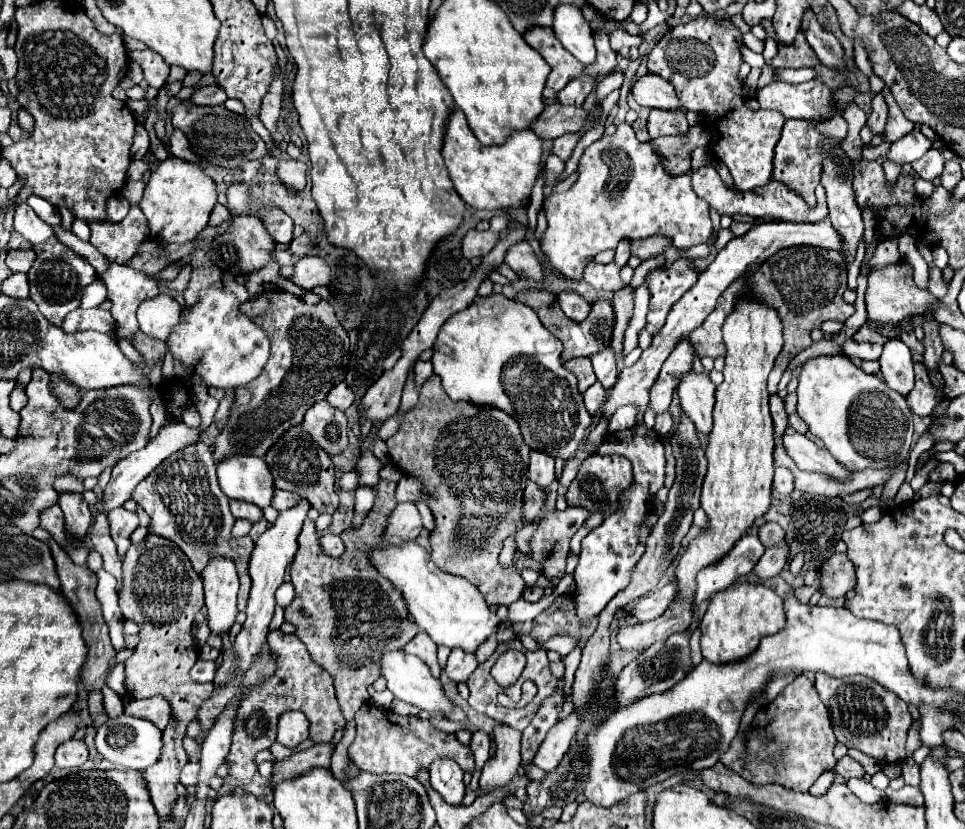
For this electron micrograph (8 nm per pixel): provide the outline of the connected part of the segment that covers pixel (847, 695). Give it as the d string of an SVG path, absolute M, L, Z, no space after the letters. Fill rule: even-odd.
M819 672L815 678L815 688L821 696L821 702L829 710L835 736L841 744L847 748L857 748L883 764L905 760L905 740L913 720L907 704L899 700L899 696L887 692L887 688L875 684L875 680L867 680L865 676L833 678Z

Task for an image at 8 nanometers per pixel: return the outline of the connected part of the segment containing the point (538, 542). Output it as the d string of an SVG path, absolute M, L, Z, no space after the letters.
M567 506L563 512L547 512L537 530L533 532L529 546L531 558L543 564L543 576L551 582L565 574L565 558L569 554L571 536L589 518L589 512L579 506Z

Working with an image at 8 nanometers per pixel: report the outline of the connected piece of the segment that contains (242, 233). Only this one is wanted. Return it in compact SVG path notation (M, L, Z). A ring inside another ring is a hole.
M245 214L245 216L235 216L231 220L227 230L215 238L215 244L211 244L211 252L207 252L207 254L209 254L209 260L221 272L227 272L233 276L239 276L239 274L249 276L253 272L261 270L263 266L267 266L269 262L273 262L273 258L271 258L273 250L275 250L275 242L263 228L263 222L257 216Z

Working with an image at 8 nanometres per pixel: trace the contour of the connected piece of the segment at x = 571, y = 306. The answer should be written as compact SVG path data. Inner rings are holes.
M561 292L557 296L557 300L559 300L559 306L565 312L565 316L571 318L571 320L575 320L575 322L583 322L585 316L591 312L591 306L579 294Z

